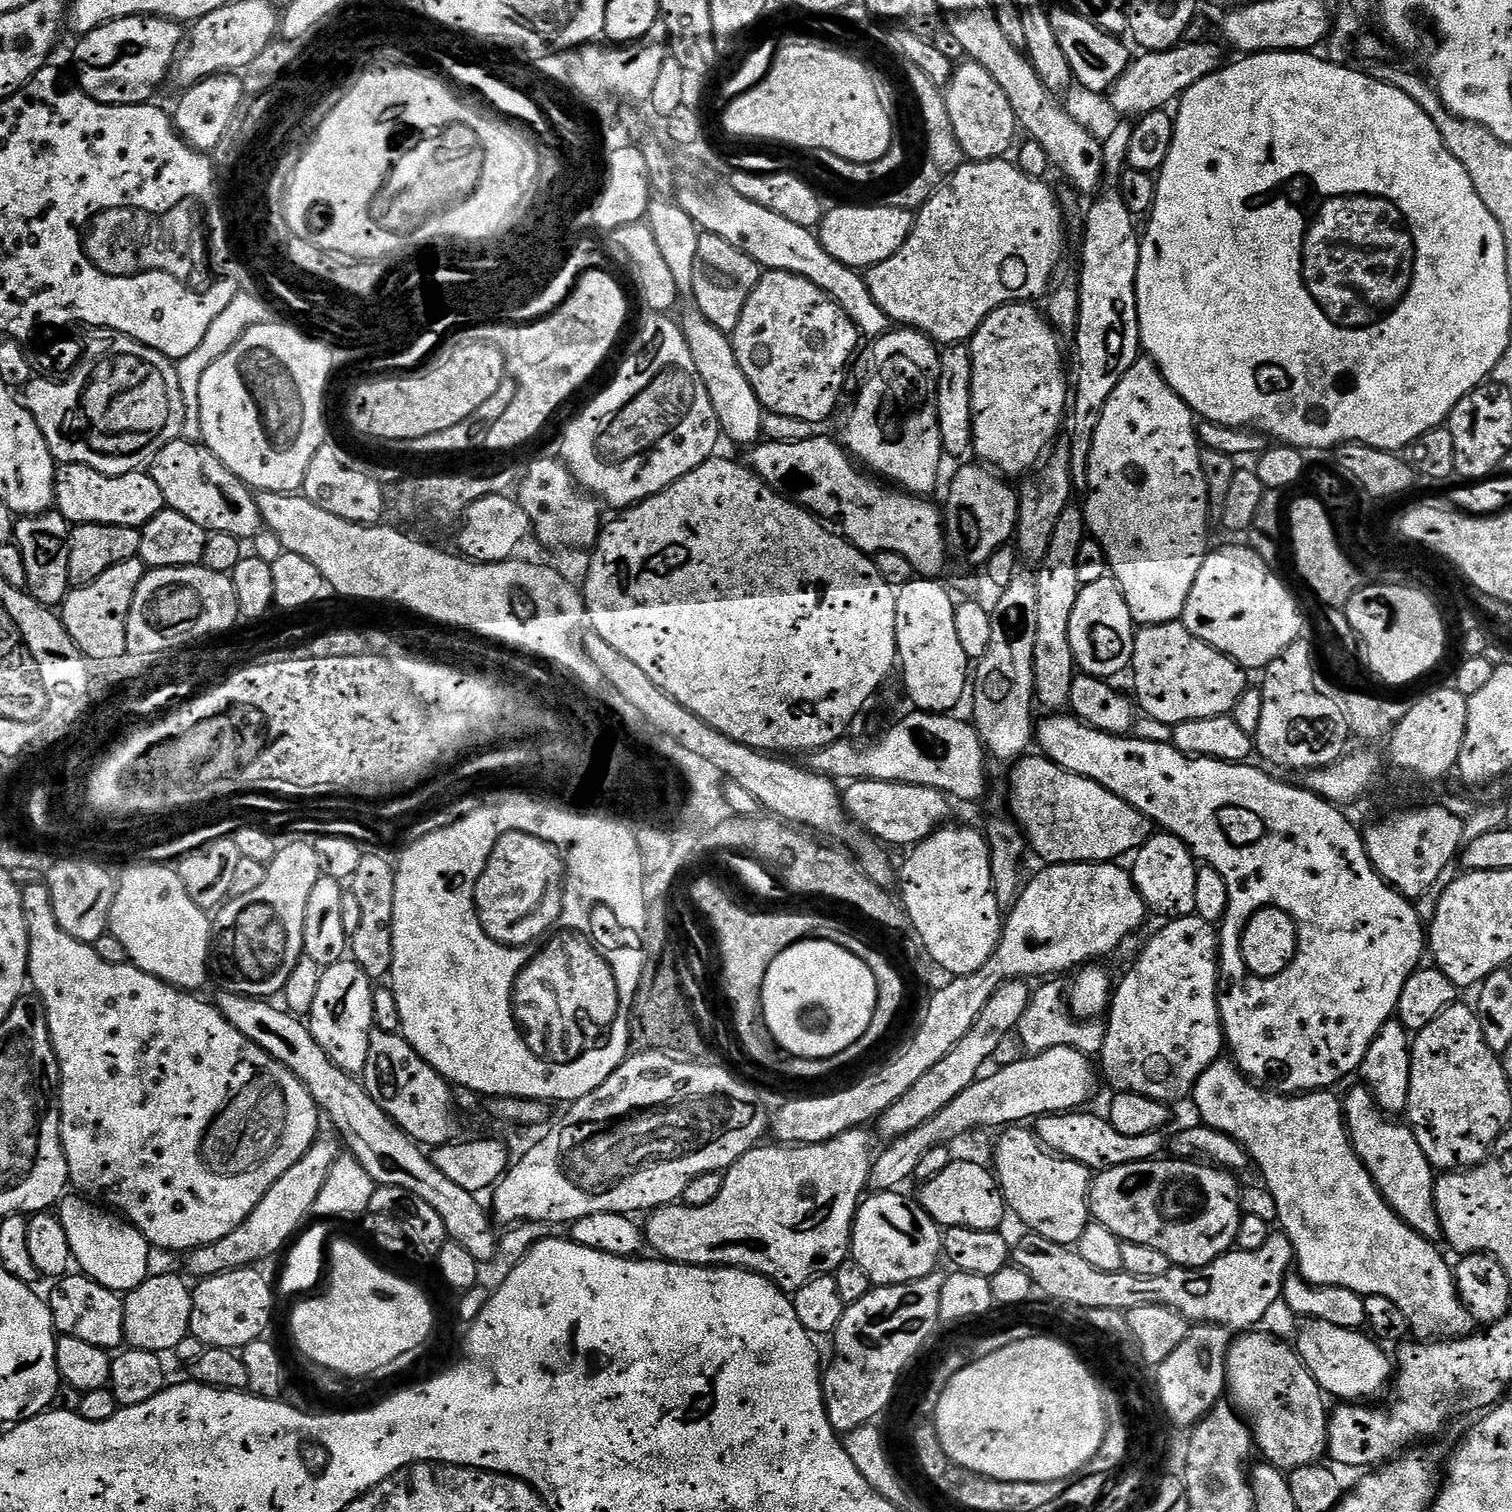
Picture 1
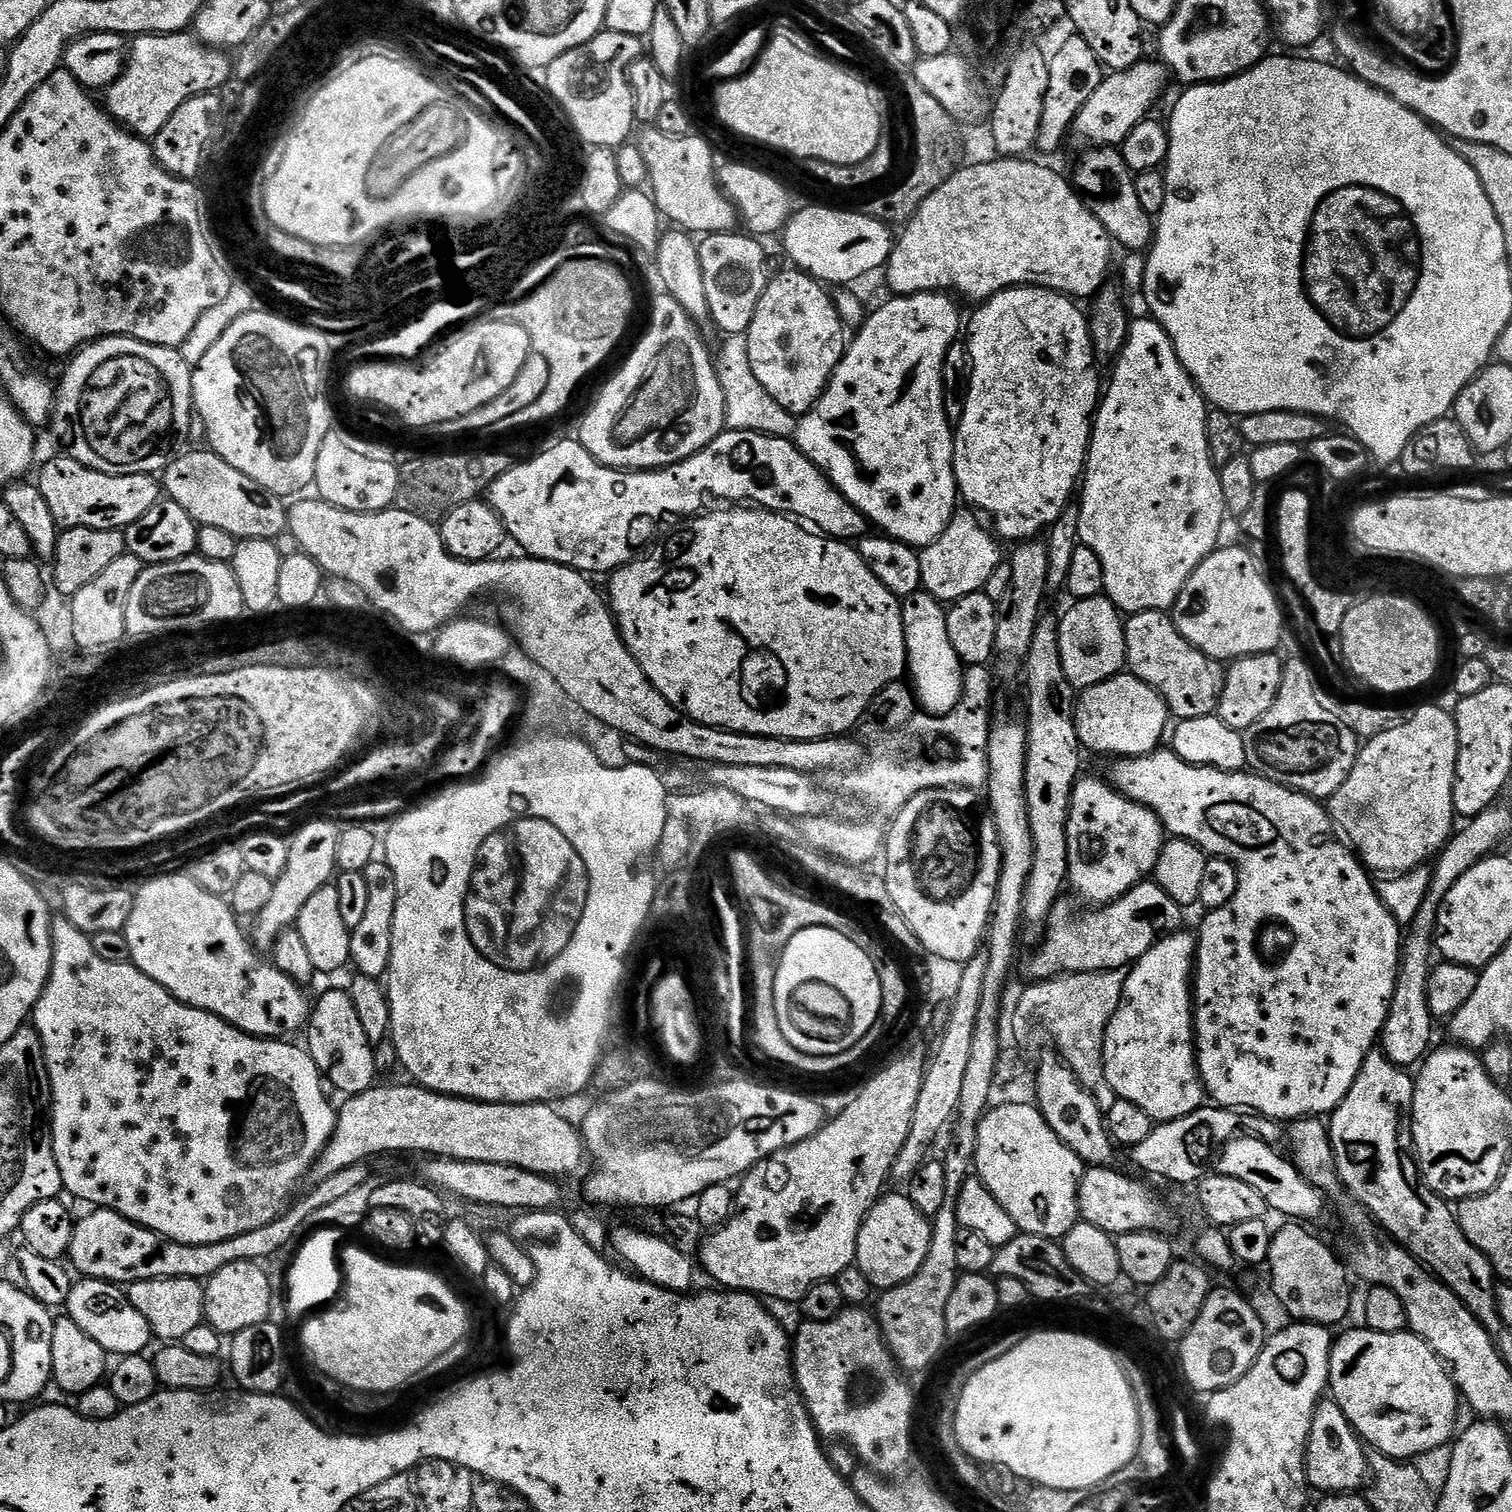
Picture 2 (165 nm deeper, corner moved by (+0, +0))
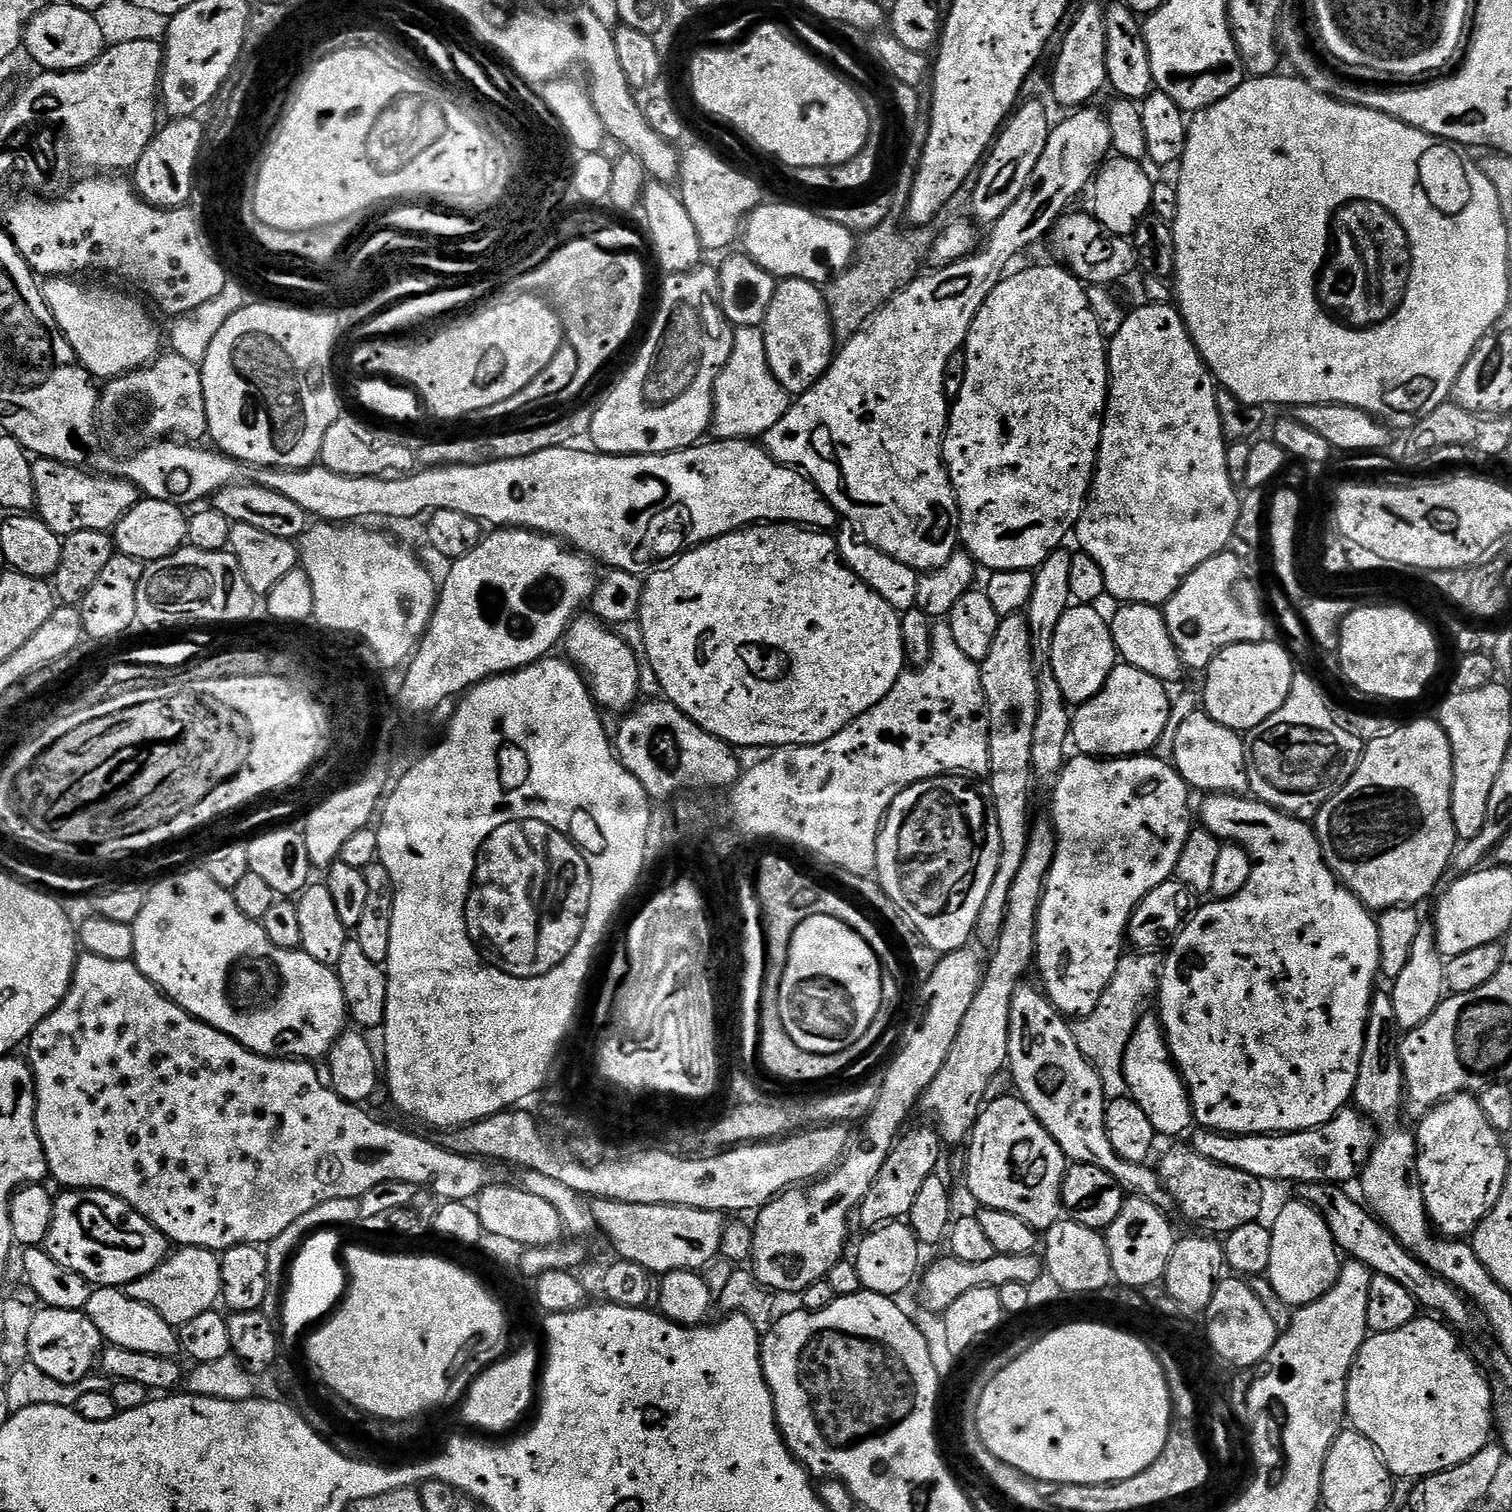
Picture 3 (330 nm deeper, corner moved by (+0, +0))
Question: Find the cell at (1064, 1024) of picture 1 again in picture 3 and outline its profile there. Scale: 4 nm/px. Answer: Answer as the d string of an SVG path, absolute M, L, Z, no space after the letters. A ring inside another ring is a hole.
M1133 951L1120 958L1120 965L1110 978L1110 986L1098 998L1098 1006L1094 1006L1094 1014L1077 1019L1072 1024L1072 1033L1076 1039L1078 1050L1096 1068L1100 1079L1104 1082L1105 1101L1123 1100L1128 1096L1128 1087L1124 1077L1124 1059L1126 1046L1140 1021L1144 999L1155 993L1160 986L1160 974L1164 971L1164 956L1160 952Z

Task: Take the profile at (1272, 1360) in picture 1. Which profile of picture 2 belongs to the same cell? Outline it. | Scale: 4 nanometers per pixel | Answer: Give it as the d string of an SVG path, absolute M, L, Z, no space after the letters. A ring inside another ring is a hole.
M1325 1398L1316 1405L1312 1432L1308 1435L1308 1483L1320 1494L1352 1494L1365 1487L1368 1480L1365 1445L1352 1429L1352 1423L1342 1414L1335 1400Z

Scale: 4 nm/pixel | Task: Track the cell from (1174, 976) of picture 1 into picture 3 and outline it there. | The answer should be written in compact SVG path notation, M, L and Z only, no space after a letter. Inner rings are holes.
M1141 1015L1140 1021L1136 1023L1134 1034L1126 1046L1124 1077L1128 1096L1138 1102L1138 1106L1142 1106L1146 1118L1150 1118L1150 1126L1154 1126L1157 1134L1161 1137L1180 1136L1183 1132L1188 1134L1193 1131L1192 1100L1188 1097L1188 1088L1184 1084L1183 1076L1172 1062L1159 1015Z

